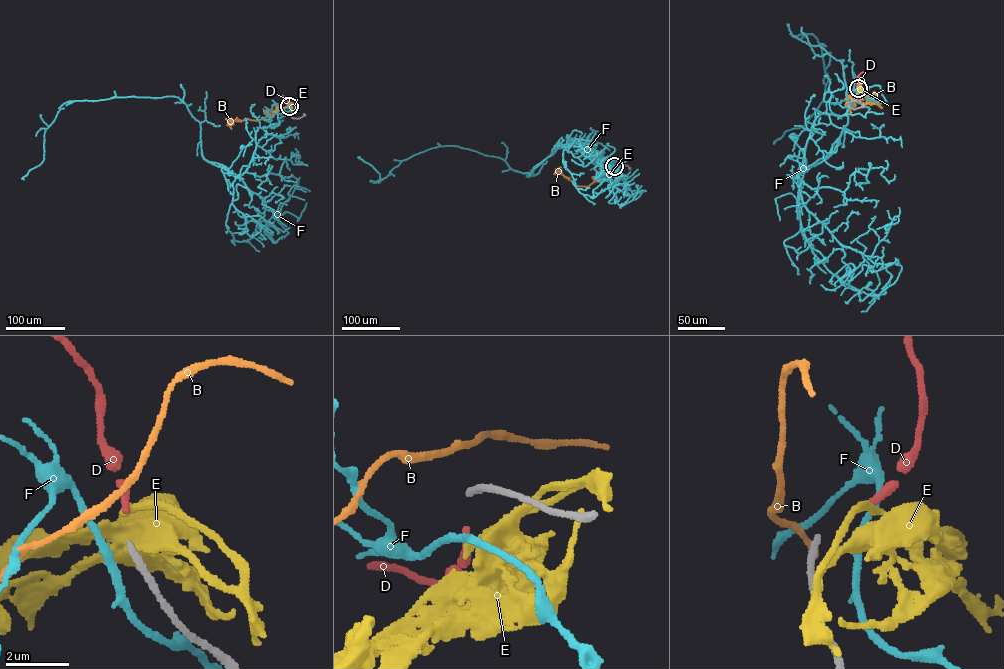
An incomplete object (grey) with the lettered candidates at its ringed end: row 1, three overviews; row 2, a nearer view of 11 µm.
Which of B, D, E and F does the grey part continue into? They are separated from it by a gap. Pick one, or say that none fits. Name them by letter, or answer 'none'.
D

